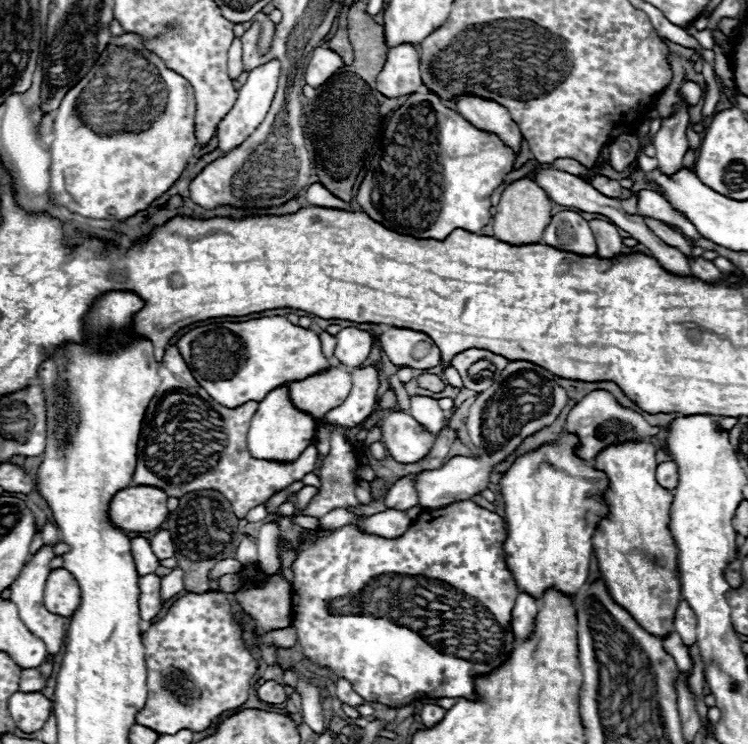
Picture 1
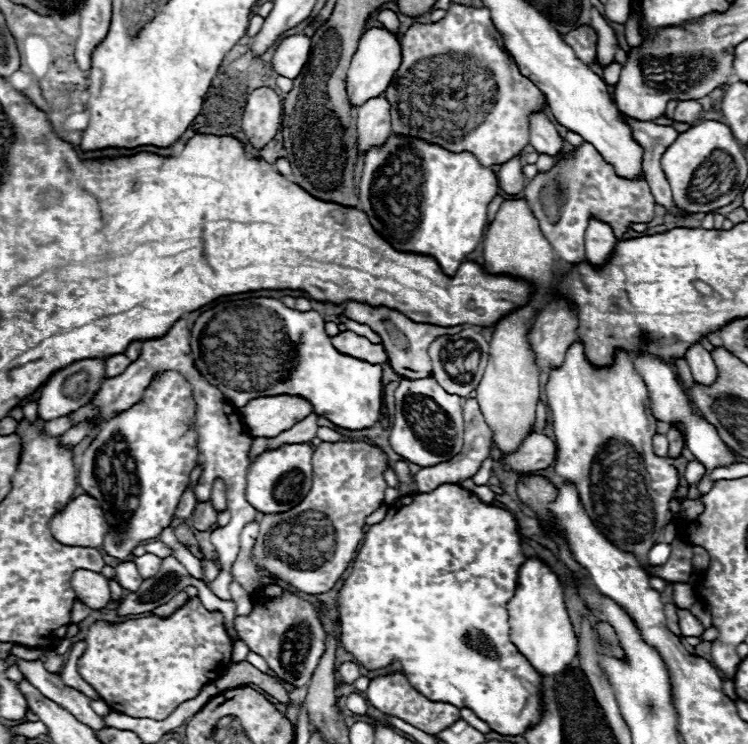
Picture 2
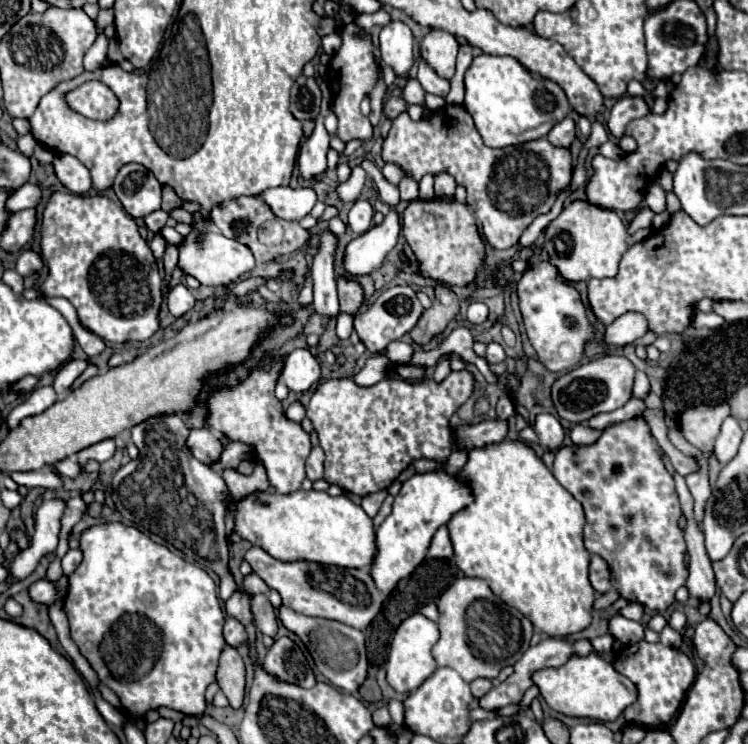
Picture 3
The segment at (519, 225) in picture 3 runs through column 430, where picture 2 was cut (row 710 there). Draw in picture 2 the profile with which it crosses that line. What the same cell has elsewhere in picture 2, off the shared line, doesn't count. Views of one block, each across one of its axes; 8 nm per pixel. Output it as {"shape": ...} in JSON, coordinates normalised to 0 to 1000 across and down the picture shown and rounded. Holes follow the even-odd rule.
{"shape":[[[265,801],[251,804],[249,812],[241,815],[225,831],[198,828],[198,831],[171,831],[158,839],[131,836],[118,847],[112,860],[118,863],[118,871],[104,887],[107,909],[134,933],[134,938],[152,957],[176,965],[203,965],[203,968],[225,965],[243,944],[262,938],[275,919],[291,914],[310,890],[310,866],[313,866],[302,849],[297,823],[275,820]]]}

